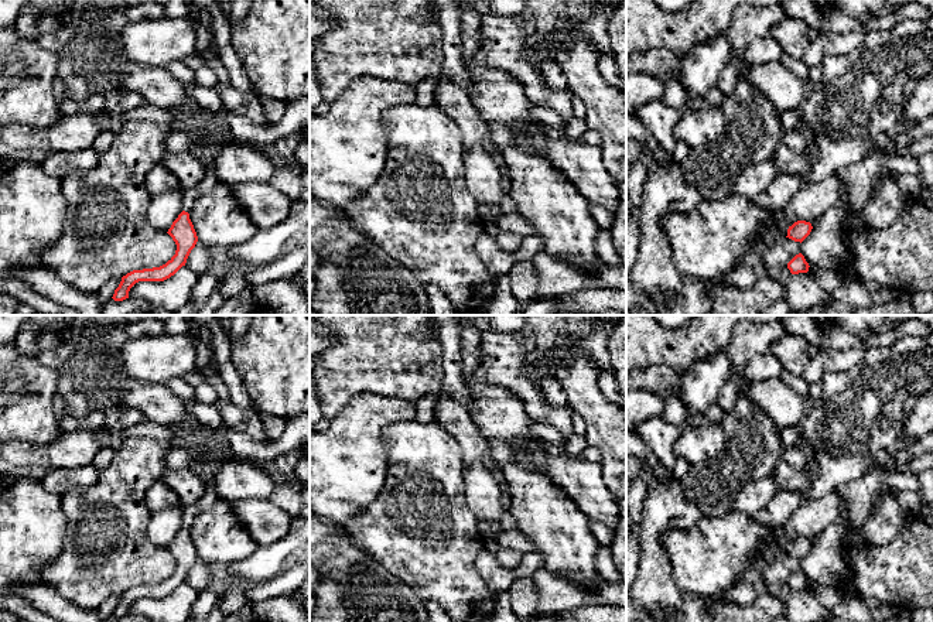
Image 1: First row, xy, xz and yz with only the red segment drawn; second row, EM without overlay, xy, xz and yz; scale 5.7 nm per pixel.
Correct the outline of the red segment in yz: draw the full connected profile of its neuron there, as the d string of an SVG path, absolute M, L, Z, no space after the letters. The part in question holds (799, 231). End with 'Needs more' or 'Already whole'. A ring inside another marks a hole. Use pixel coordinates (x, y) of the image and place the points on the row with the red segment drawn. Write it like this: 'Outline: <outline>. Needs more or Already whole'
Outline: M797 221L789 226L786 237L802 243L810 235L811 229L813 226L810 222Z. Already whole

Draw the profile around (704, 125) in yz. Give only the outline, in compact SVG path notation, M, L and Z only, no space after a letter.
M694 105L690 112L680 113L674 126L676 140L683 140L690 148L715 143L725 131L725 116L720 106Z

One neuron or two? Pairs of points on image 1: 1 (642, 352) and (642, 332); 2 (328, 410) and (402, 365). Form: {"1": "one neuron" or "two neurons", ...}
{"1": "one neuron", "2": "one neuron"}

